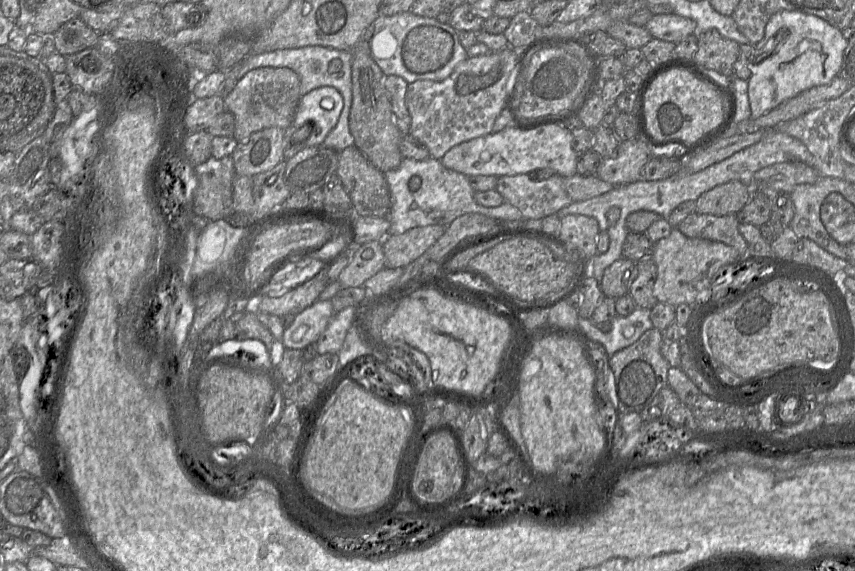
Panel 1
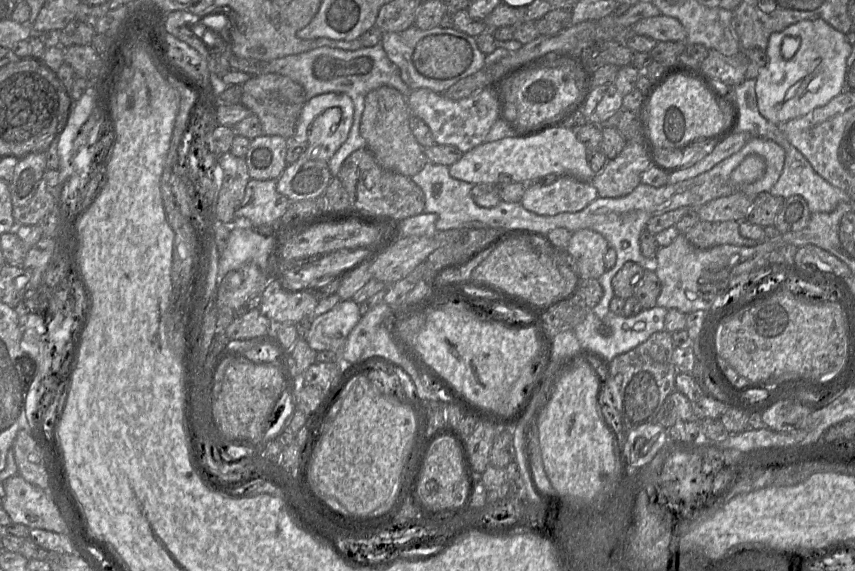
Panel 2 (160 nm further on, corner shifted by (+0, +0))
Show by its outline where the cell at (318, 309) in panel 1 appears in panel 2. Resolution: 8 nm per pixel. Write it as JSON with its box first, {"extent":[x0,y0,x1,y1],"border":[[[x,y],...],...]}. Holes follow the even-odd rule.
{"extent":[306,300,361,352],"border":[[[341,300],[330,311],[316,317],[306,335],[309,346],[319,352],[341,352],[347,337],[361,318],[359,304]]]}

